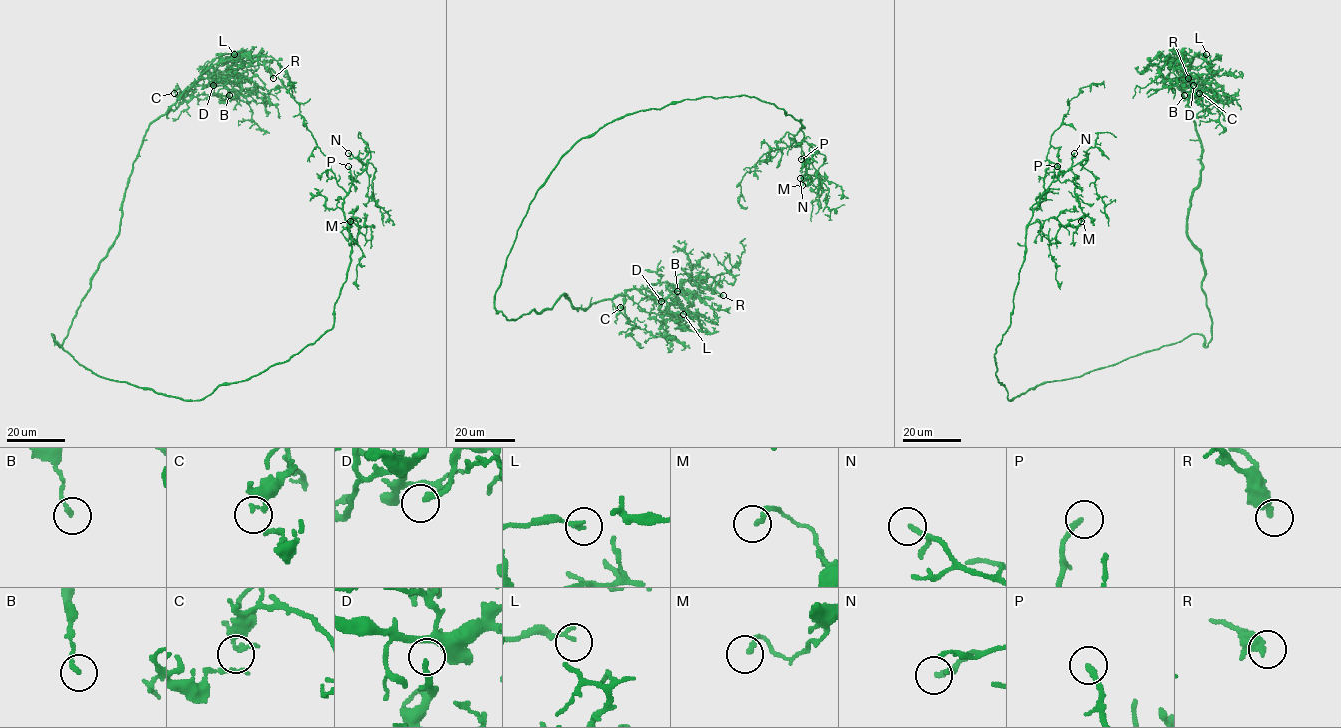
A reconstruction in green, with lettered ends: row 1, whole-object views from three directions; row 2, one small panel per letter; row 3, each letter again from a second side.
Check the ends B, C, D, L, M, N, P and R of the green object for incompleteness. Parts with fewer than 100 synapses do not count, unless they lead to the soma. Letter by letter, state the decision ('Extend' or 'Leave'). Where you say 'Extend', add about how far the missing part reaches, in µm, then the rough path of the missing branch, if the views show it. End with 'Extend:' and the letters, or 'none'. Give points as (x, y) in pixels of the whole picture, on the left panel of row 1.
B: Leave
C: Leave
D: Leave
L: Leave
M: Leave
N: Leave
P: Extend. Missing length about 50 µm. Course of what is missing: (348, 166), (323, 129), (313, 98), (316, 98), (327, 110), (325, 116)
R: Leave
Extend: P

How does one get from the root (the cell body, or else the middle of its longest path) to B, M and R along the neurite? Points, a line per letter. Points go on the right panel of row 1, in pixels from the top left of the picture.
B: (1094, 370), (1192, 334), (1206, 346), (1212, 336), (1203, 261), (1187, 232), (1201, 168), (1187, 79), (1184, 95)
M: (1094, 370), (1010, 401), (996, 376), (1026, 227), (1037, 221), (1052, 240), (1081, 221)
R: (1094, 370), (1212, 336), (1187, 232), (1201, 144), (1171, 63), (1188, 78)

